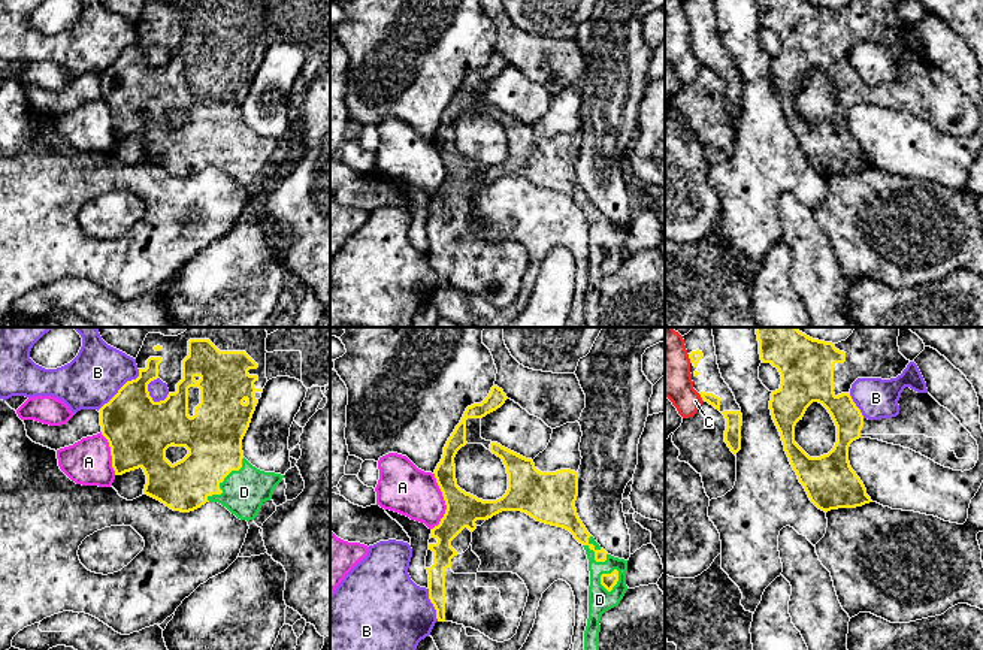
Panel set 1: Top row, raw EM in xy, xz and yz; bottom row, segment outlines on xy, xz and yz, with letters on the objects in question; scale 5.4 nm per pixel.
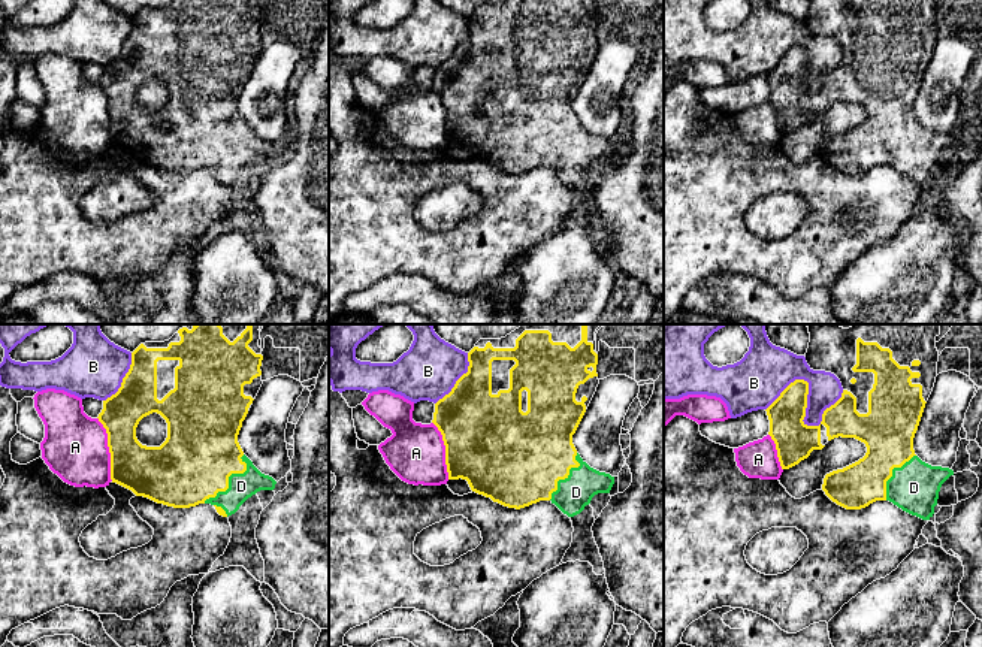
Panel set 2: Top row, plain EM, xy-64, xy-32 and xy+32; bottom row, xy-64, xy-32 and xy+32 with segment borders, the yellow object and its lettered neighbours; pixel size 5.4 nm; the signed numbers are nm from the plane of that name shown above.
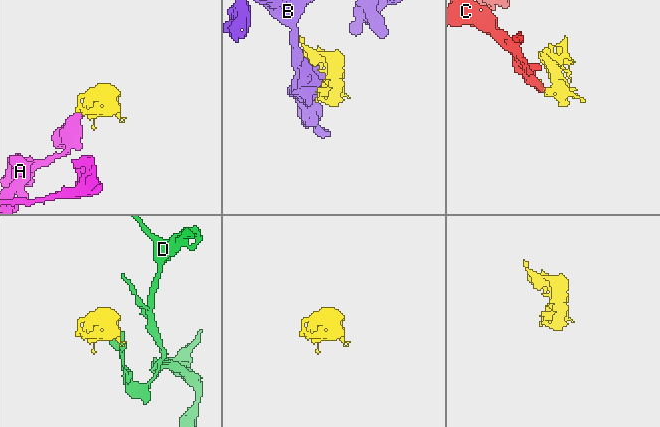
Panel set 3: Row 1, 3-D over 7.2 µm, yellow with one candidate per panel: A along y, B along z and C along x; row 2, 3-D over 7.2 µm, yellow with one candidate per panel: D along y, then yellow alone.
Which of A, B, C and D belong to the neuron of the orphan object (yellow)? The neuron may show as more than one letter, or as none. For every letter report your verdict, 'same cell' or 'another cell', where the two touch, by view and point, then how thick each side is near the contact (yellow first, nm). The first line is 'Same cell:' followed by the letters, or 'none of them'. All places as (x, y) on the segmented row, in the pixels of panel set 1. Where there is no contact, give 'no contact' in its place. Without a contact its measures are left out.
Same cell: D
A: another cell; meets yellow in xz at (444, 499); 180 nm thick on the yellow side, 280 nm on the other
B: another cell; meets yellow in xy at (120, 389); 360 nm thick on the yellow side, 300 nm on the other
C: another cell; meets yellow in yz at (701, 396); 60 nm thick on the yellow side, 280 nm on the other
D: same cell; meets yellow in xy at (223, 480); 300 nm thick on the yellow side, 240 nm on the other

